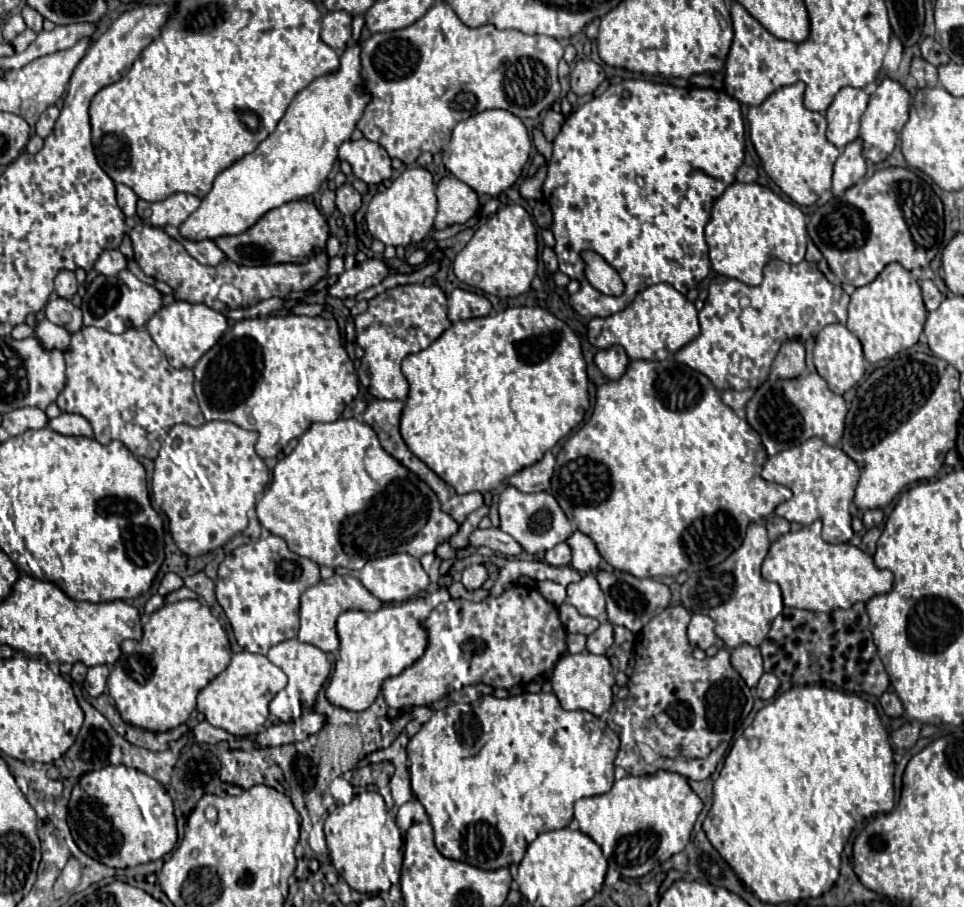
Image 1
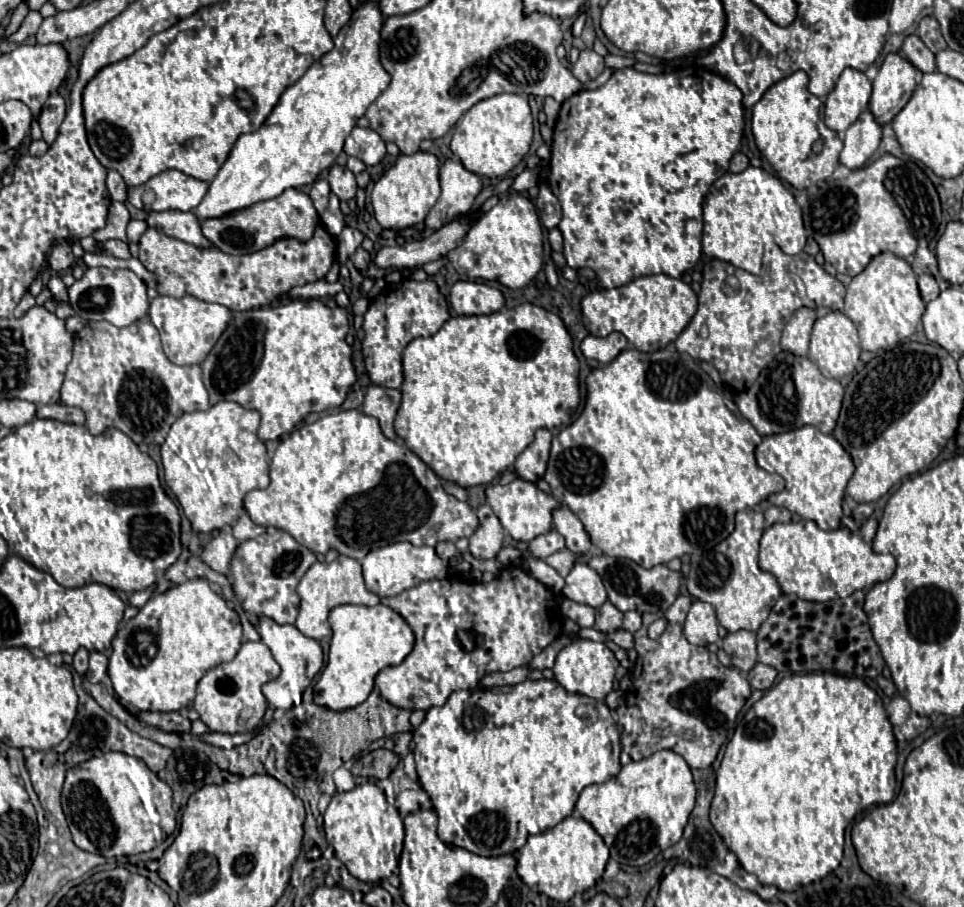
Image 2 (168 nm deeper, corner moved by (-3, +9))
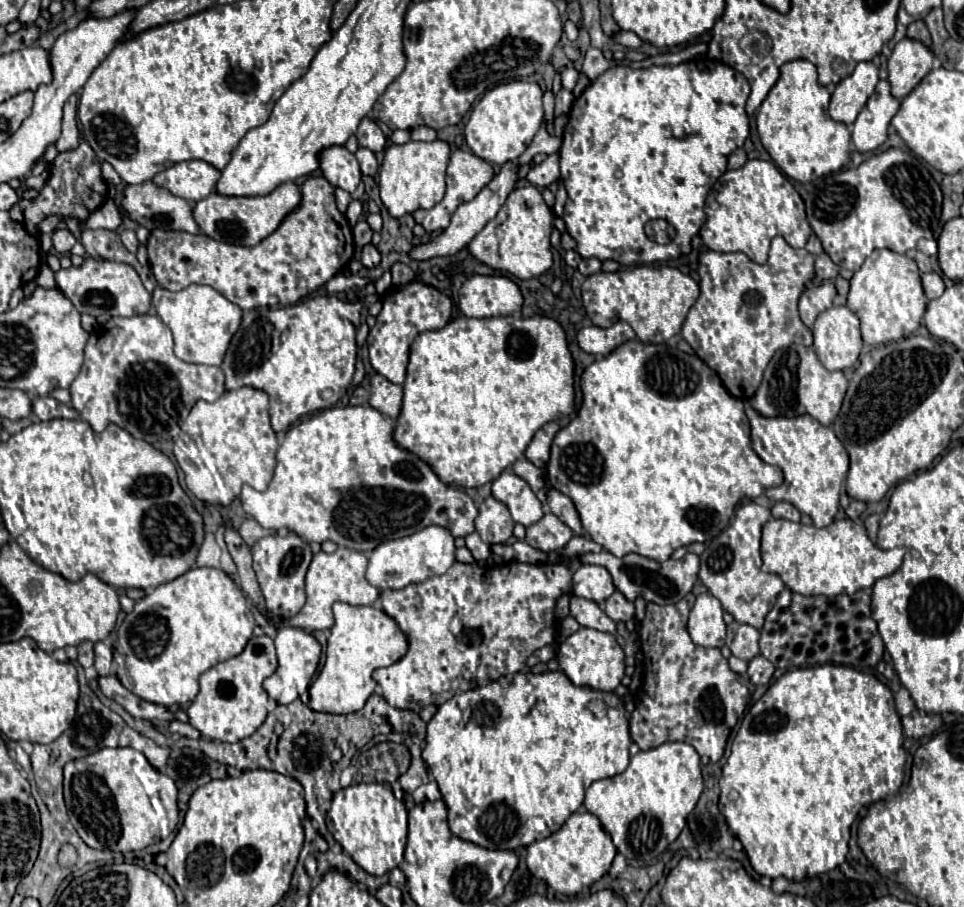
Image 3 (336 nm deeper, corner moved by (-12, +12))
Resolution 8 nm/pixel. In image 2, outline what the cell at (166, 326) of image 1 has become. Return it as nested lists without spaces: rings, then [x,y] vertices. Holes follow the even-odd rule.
[[[157,296],[151,300],[149,318],[153,326],[159,330],[163,350],[173,364],[201,364],[209,350],[215,346],[217,338],[229,324],[231,310],[221,304],[209,304],[197,300],[195,296],[171,298],[171,296]]]

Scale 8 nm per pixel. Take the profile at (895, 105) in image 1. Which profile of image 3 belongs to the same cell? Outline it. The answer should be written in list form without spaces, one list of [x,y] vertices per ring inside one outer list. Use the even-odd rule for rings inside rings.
[[[904,37],[892,49],[888,59],[888,81],[892,85],[892,95],[902,99],[906,97],[932,69],[934,53],[922,41]]]

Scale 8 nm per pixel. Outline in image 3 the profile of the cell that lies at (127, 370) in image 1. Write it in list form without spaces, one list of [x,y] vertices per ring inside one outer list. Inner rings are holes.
[[[134,315],[134,317],[112,317],[106,325],[96,327],[90,333],[84,365],[80,375],[70,385],[72,407],[94,431],[104,431],[110,423],[126,429],[132,437],[142,441],[164,441],[174,439],[182,429],[190,409],[196,401],[216,401],[224,389],[224,375],[220,367],[194,365],[178,359],[172,351],[172,331],[162,323],[158,315]]]

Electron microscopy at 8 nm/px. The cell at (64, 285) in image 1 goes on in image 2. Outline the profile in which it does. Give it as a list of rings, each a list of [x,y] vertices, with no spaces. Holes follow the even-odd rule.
[[[59,244],[53,248],[51,258],[49,258],[49,266],[53,272],[57,274],[65,274],[69,268],[73,268],[75,264],[75,256],[71,254],[71,246],[69,244]]]

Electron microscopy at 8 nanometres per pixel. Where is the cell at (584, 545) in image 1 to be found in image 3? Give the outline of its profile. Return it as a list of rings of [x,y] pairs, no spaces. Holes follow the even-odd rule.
[[[550,487],[550,489],[548,489],[548,507],[550,507],[550,511],[552,511],[558,519],[562,519],[576,535],[582,533],[582,523],[580,523],[580,517],[578,517],[578,513],[576,513],[576,507],[574,507],[574,503],[572,503],[570,497],[566,497],[566,495],[562,495],[560,491],[556,491],[554,487]]]

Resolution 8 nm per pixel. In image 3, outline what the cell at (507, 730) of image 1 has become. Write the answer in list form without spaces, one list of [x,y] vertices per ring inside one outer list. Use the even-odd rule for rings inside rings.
[[[520,671],[504,675],[484,687],[458,693],[454,699],[440,705],[428,723],[422,759],[434,775],[448,807],[450,831],[486,849],[512,851],[526,845],[522,843],[524,833],[520,833],[520,829],[530,817],[536,829],[536,841],[544,839],[558,831],[564,821],[578,811],[590,783],[626,771],[630,761],[629,747],[628,717],[616,693],[576,687],[562,671],[546,671],[540,675]]]

